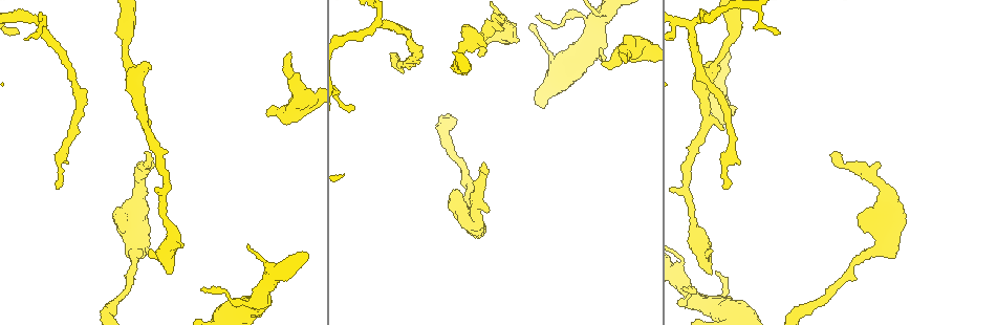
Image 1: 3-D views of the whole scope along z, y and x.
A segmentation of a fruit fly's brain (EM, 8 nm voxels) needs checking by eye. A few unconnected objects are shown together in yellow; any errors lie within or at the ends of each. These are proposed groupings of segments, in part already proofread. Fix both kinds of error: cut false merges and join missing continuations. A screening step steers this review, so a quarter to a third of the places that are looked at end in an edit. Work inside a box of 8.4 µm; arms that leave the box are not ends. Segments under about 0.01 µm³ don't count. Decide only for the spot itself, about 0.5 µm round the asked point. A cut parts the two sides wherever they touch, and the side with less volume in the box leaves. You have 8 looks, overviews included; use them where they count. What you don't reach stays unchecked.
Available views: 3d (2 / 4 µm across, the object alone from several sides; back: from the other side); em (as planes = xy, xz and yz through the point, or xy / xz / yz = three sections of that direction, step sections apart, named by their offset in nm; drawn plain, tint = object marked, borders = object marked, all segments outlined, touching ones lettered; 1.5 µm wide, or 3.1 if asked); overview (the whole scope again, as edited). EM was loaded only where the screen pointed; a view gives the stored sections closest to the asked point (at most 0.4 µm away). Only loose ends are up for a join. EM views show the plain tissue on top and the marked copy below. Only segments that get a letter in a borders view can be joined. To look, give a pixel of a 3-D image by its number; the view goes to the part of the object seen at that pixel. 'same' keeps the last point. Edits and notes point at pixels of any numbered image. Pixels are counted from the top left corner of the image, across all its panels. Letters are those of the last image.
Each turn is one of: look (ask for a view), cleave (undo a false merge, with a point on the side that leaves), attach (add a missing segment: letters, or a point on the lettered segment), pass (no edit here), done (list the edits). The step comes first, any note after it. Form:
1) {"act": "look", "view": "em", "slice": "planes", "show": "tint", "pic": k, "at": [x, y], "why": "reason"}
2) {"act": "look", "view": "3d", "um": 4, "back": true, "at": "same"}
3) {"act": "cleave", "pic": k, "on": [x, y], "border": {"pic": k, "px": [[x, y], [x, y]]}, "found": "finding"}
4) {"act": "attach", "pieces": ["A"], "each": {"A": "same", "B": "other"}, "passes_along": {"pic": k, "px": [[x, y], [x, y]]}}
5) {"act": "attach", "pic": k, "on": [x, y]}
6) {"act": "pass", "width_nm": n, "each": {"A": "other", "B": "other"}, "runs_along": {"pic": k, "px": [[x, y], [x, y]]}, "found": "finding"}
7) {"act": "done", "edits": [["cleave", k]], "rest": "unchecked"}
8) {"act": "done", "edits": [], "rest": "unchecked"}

{"act": "look", "view": "em", "slice": "planes", "show": "borders", "pic": 1, "at": [600, 50], "why": "thin end"}

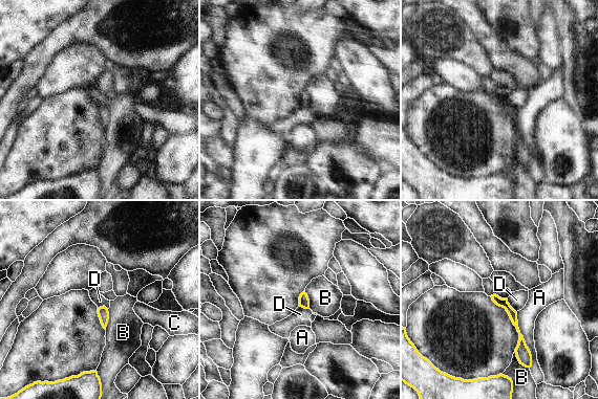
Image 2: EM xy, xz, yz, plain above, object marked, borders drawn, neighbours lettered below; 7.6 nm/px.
{"act": "pass", "each": {"A": "other", "B": "other", "C": "other", "D": "other"}, "found": "none of them fits"}

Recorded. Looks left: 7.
{"act": "look", "view": "em", "slice": "planes", "show": "tint", "pic": 1, "at": [601, 63], "why": "an open end"}

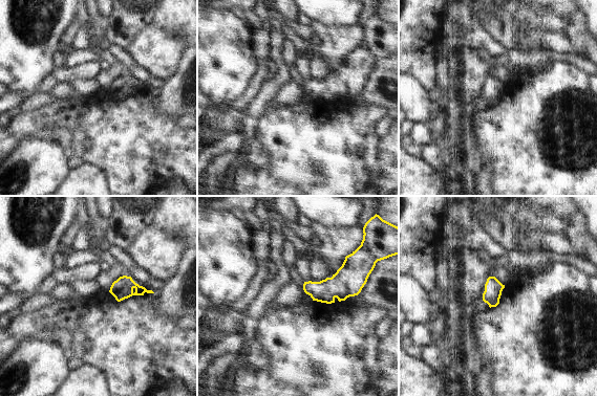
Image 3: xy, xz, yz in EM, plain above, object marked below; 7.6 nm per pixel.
{"act": "look", "view": "em", "slice": "planes", "show": "borders", "at": "same"}

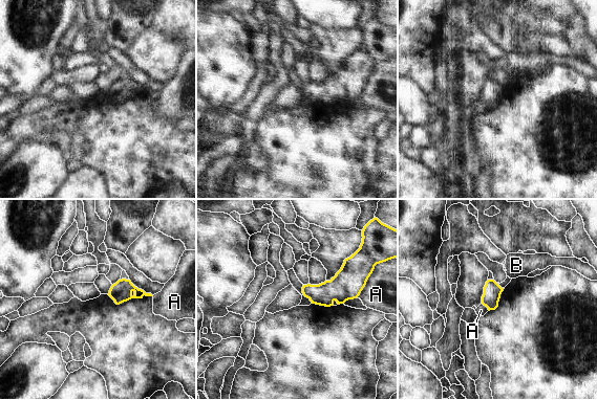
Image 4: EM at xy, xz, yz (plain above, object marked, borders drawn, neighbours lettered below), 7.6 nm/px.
{"act": "pass", "each": {"A": "other", "B": "other"}, "border": {"pic": 4, "px": [[368, 276], [365, 286], [357, 296]]}, "found": "none of them fits"}

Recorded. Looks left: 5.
{"act": "look", "view": "3d", "um": 2, "pic": 1, "at": [44, 26], "why": "abrupt turn"}

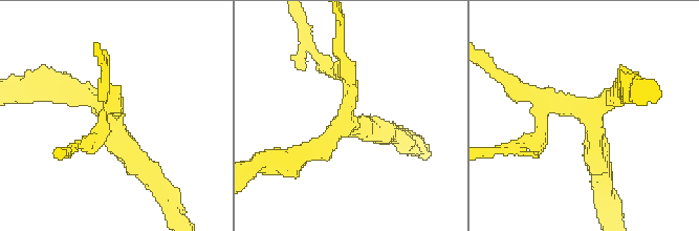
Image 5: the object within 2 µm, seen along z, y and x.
{"act": "look", "view": "em", "slice": "planes", "show": "tint", "pic": 5, "at": [110, 114], "why": "need the tissue"}

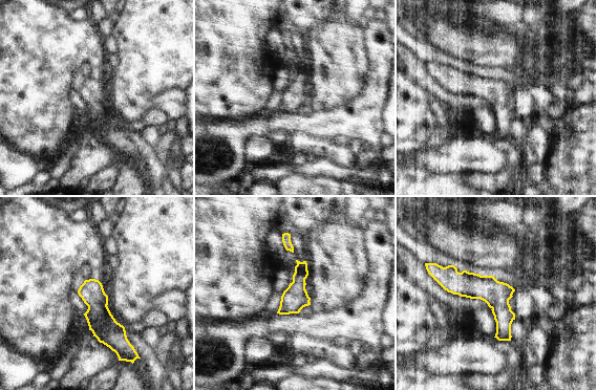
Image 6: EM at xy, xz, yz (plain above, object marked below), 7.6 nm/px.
{"act": "look", "view": "em", "slice": "planes", "show": "borders", "at": "same"}

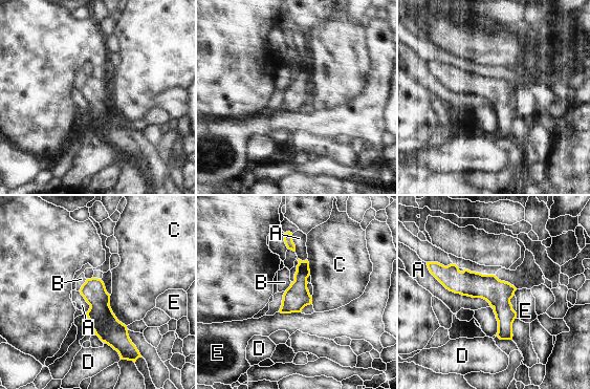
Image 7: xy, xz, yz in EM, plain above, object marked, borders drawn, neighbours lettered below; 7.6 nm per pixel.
{"act": "pass", "width_nm": 190, "each": {"A": "other", "B": "other", "C": "other", "D": "other", "E": "other"}, "border": {"pic": 7, "px": [[429, 272], [494, 307]]}, "found": "one neuron here"}

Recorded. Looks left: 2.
{"act": "done", "edits": [], "rest": "unchecked"}

